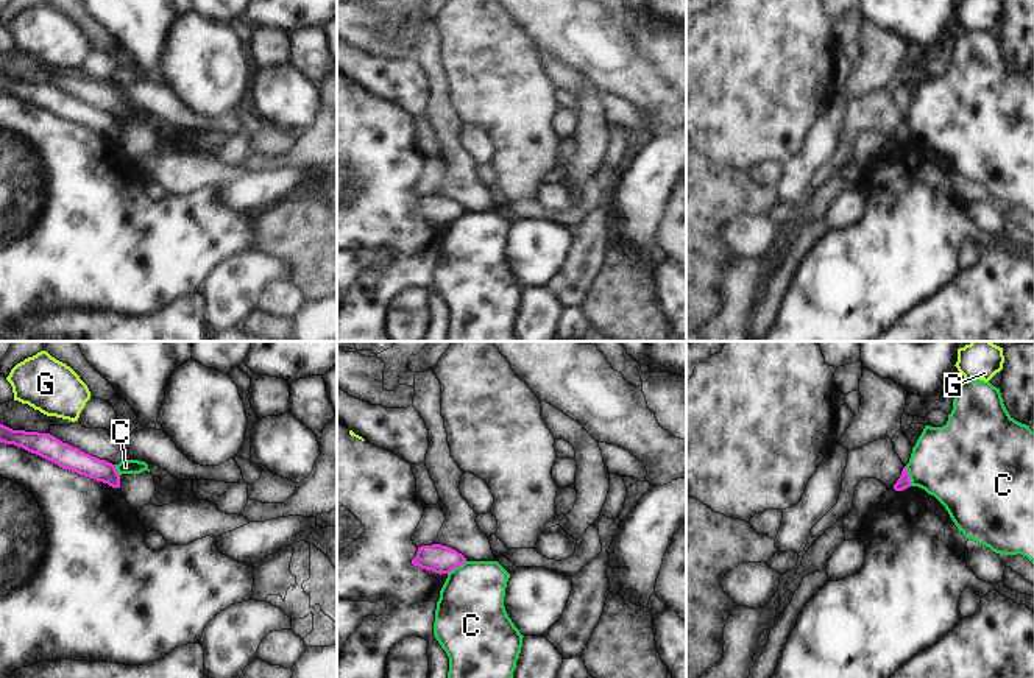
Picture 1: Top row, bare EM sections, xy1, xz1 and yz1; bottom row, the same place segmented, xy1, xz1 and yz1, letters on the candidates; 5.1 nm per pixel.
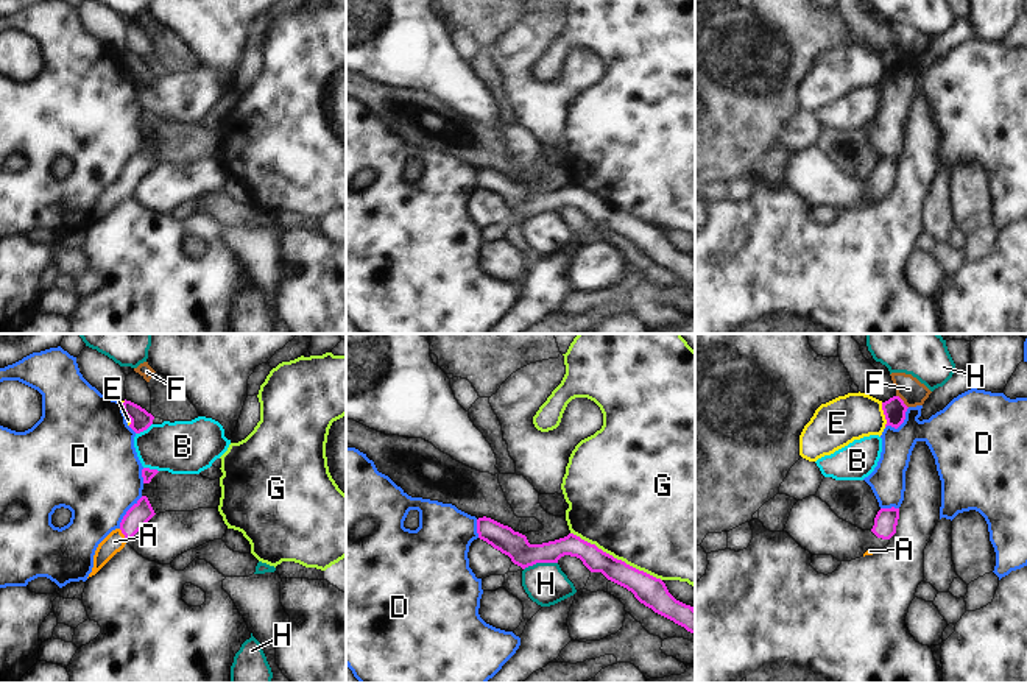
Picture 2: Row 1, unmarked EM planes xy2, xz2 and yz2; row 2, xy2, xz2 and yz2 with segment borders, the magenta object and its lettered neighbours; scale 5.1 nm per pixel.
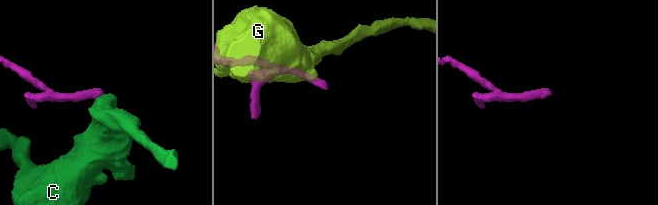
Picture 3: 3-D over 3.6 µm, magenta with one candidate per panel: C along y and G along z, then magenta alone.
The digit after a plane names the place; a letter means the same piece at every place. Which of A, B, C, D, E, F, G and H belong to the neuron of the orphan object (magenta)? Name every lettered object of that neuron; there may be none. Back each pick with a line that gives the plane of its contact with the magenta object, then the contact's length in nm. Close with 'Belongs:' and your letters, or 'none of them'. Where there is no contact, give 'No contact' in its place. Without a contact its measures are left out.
A: Touches magenta in xy2. Shared border 80 nm
Belongs: A.

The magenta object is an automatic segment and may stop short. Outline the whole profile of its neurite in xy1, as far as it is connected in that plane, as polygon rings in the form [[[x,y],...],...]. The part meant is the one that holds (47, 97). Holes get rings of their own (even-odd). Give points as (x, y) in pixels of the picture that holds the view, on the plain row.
[[[0,75],[0,94],[14,95],[62,120],[108,134],[112,139],[120,139],[120,126],[115,115],[62,94],[50,84],[12,81]]]

